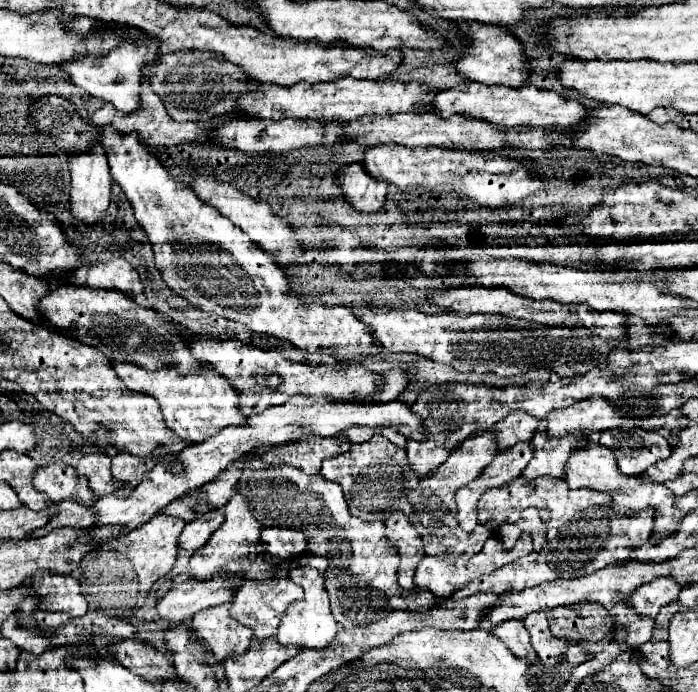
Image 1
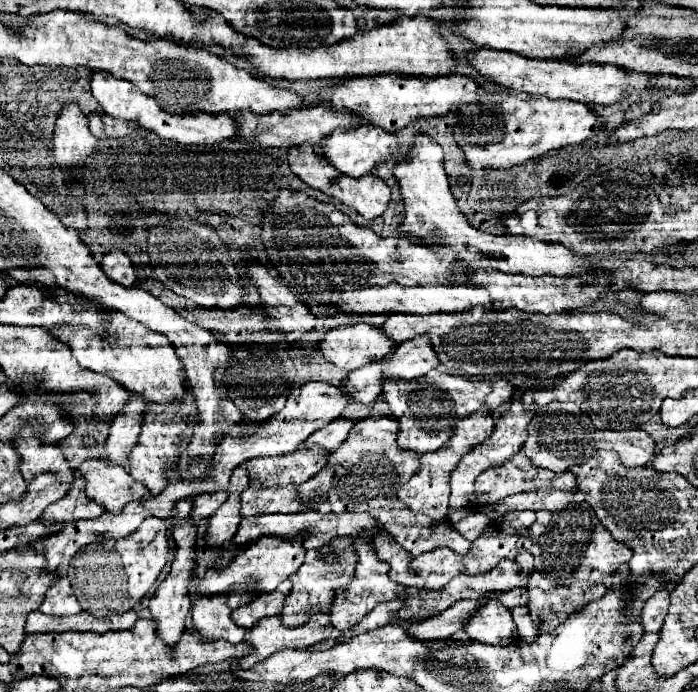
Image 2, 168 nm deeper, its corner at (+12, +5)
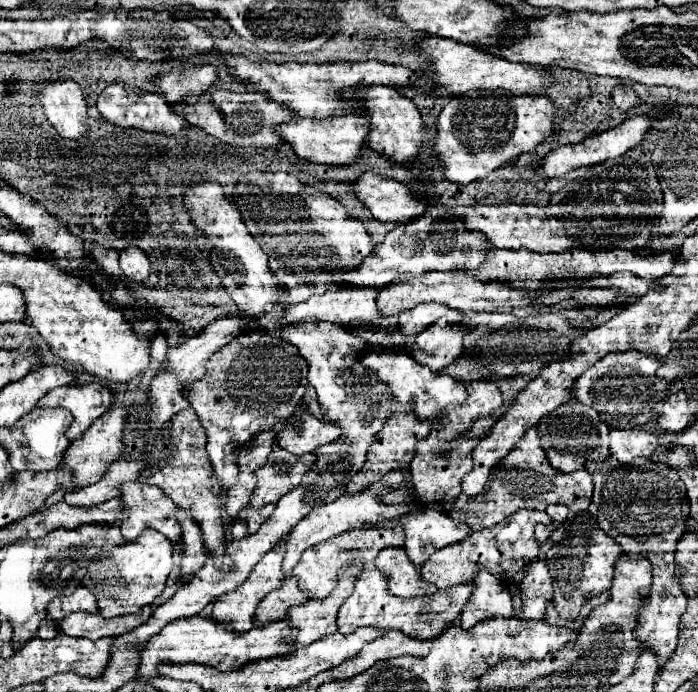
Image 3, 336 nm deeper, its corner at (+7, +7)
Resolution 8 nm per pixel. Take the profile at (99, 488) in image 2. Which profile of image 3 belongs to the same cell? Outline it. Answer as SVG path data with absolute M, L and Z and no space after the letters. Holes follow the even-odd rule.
M127 481L121 485L121 533L127 541L133 541L137 539L137 535L151 527L151 529L157 529L159 533L163 533L165 537L169 537L171 543L179 543L179 537L181 537L181 529L179 529L179 523L177 523L177 517L173 517L173 511L175 511L175 503L165 497L163 491L159 491L159 487L153 487L153 485L147 485L147 483L141 483L141 481Z

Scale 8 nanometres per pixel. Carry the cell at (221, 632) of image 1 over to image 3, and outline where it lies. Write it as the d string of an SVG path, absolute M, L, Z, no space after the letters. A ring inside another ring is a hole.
M277 543L277 545L273 547L273 551L269 551L269 553L257 563L257 567L253 567L249 579L247 579L239 589L221 595L221 597L213 603L213 621L215 621L217 625L229 627L229 629L233 629L235 633L245 633L245 631L249 631L249 629L253 627L253 615L255 615L255 609L257 609L257 605L261 603L261 599L263 599L269 591L279 589L281 583L283 583L283 575L281 575L283 551L285 551L283 543Z

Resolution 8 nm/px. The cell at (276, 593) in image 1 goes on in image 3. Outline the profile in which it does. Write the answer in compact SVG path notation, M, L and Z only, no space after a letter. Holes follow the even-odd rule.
M289 577L285 579L285 583L271 591L257 607L255 611L253 626L260 627L273 621L279 621L285 617L285 611L293 605L301 605L305 603L305 595L301 595L299 587L297 587L297 579L295 577Z

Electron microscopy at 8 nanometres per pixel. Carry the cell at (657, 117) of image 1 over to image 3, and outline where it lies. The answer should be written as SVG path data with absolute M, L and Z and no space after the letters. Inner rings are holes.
M611 91L611 95L613 95L613 101L615 101L615 105L621 109L621 111L629 111L629 109L635 109L635 107L639 107L639 97L633 93L633 91Z

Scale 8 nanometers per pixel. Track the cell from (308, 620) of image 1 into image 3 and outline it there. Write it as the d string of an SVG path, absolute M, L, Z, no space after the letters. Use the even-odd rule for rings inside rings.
M401 527L351 530L306 550L292 573L298 578L301 591L307 593L309 599L323 599L336 587L339 570L350 566L363 568L375 560L381 549L389 546L397 547L397 545L403 545Z

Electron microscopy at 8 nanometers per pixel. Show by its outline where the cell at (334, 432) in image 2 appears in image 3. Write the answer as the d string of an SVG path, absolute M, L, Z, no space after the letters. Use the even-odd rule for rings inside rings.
M305 415L305 427L301 427L301 435L297 435L297 431L285 431L285 435L277 439L277 443L281 449L287 449L293 455L303 455L325 443L339 439L339 435L339 425L325 423L313 415Z

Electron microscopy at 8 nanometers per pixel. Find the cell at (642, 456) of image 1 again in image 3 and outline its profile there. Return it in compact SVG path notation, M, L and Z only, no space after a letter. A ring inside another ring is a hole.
M611 429L611 455L615 455L621 463L629 463L635 457L651 457L651 453L657 449L657 437L647 431L629 429L619 431Z

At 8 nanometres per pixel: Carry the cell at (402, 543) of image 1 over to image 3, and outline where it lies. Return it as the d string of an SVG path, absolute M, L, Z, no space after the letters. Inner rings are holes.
M385 547L375 559L375 567L389 577L389 591L397 597L433 595L435 585L425 583L403 547Z

